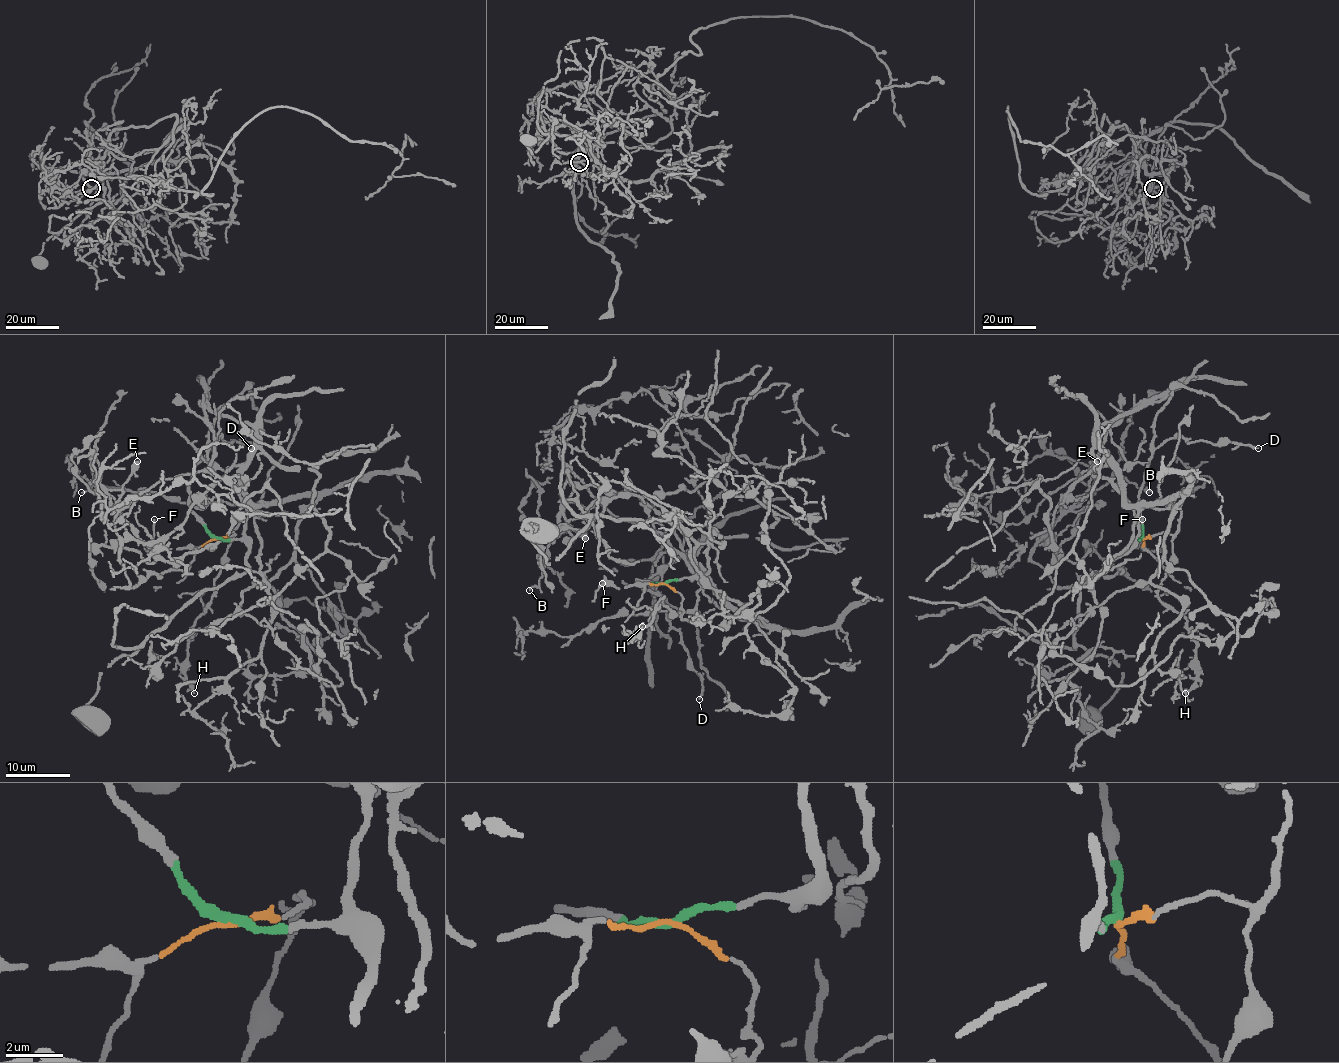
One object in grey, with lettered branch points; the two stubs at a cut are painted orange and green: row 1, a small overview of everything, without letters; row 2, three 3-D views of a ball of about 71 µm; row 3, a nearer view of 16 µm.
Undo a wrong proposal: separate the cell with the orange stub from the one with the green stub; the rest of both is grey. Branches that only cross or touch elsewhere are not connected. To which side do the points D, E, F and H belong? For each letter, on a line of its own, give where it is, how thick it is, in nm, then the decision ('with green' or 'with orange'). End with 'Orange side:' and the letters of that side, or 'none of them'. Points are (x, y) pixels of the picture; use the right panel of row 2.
D: at (1258, 448); 160 nm thick; with green
E: at (1097, 461); 550 nm thick; with orange
F: at (1142, 519); 120 nm thick; with orange
H: at (1185, 693); 130 nm thick; with orange
Orange side: E, F, H

